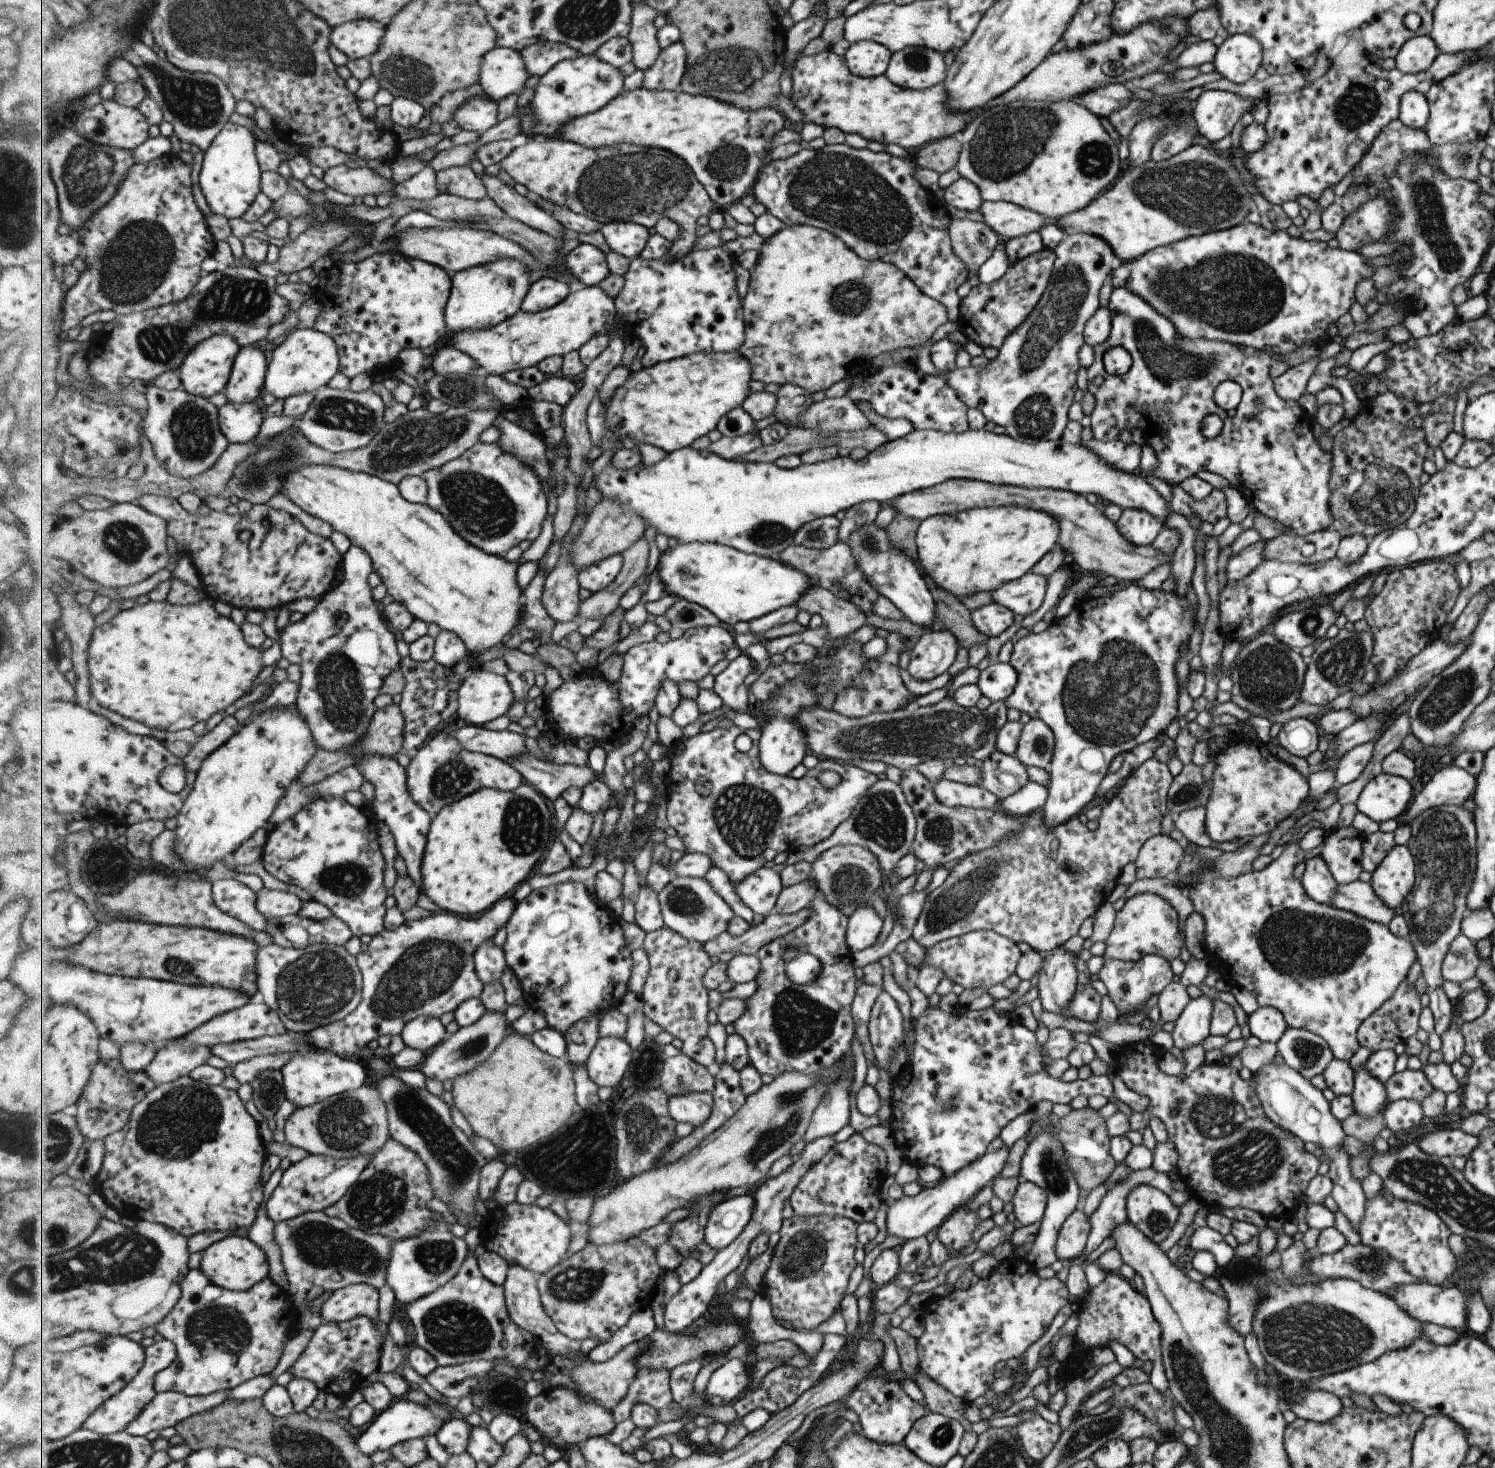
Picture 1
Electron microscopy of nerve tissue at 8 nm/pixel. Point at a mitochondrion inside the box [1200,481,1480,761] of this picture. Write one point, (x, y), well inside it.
(1267, 675)

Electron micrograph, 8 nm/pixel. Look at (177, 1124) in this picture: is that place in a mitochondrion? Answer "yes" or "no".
yes

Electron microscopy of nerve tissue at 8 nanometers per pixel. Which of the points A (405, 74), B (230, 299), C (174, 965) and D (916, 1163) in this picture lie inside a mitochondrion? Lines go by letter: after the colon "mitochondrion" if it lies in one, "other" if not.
A: mitochondrion
B: mitochondrion
C: mitochondrion
D: other

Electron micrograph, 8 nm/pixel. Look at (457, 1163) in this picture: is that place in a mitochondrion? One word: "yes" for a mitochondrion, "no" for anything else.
yes

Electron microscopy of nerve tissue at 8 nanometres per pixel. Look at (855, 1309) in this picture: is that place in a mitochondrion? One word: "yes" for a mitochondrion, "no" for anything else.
no

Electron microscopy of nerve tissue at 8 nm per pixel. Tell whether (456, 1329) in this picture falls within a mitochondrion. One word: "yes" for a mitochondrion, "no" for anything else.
yes

